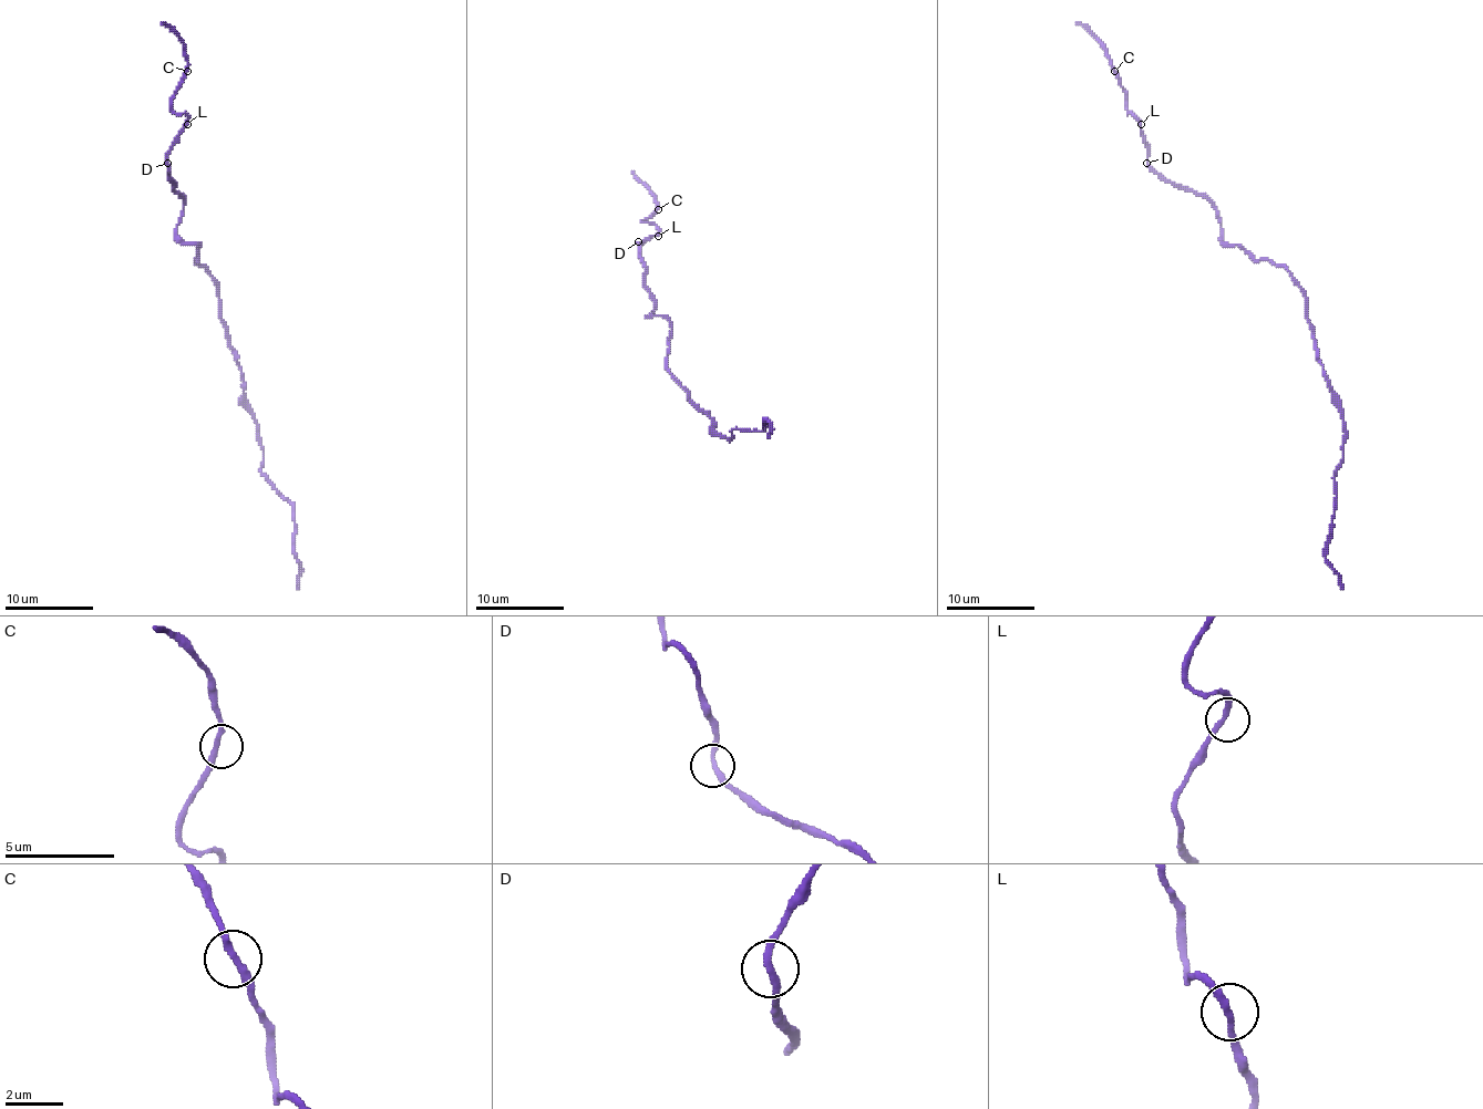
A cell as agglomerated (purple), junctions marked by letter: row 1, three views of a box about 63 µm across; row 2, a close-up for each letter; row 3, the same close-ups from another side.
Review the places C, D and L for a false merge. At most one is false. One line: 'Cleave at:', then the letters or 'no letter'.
Cleave at: no letter

